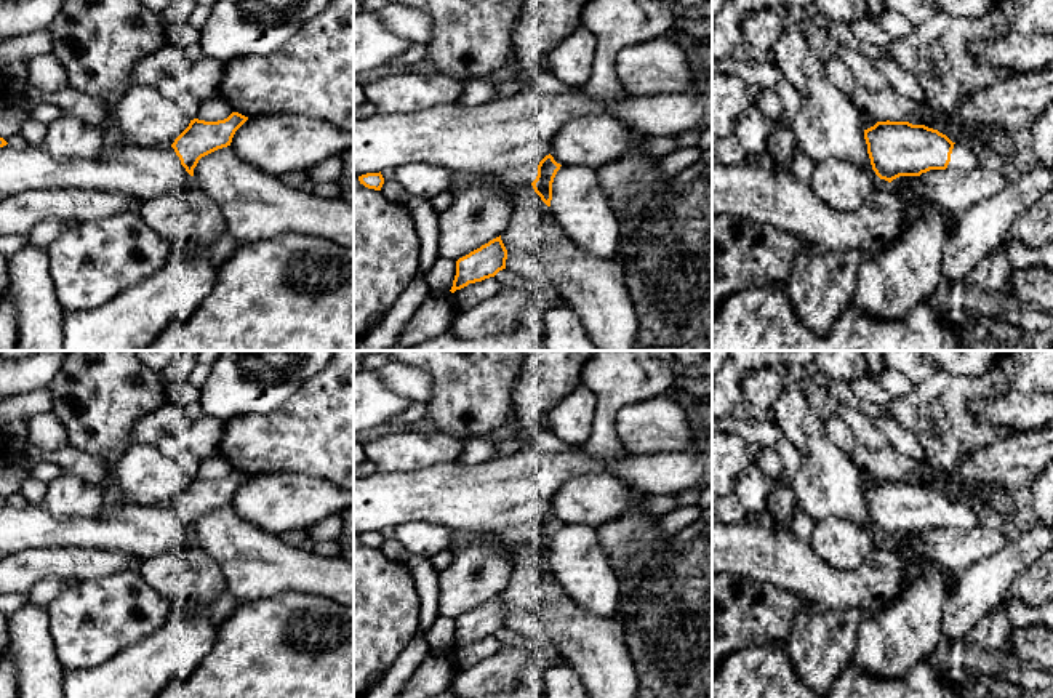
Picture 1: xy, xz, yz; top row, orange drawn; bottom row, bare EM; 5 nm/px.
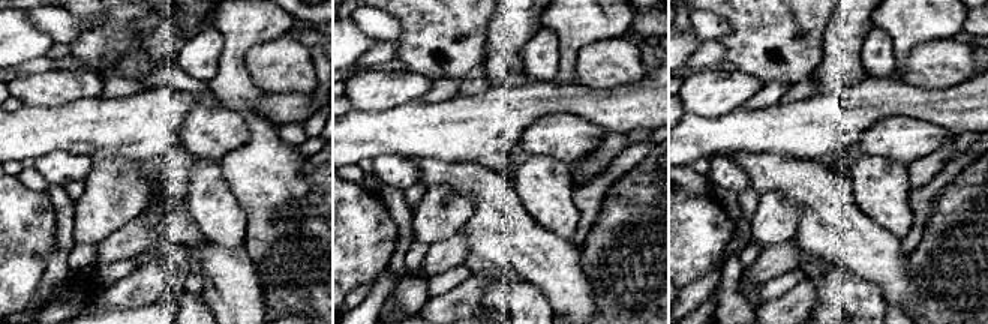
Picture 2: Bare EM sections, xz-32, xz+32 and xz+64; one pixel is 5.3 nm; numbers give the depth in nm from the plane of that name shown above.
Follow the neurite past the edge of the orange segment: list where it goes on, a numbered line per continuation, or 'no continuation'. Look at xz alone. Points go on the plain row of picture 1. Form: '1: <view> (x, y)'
no continuation

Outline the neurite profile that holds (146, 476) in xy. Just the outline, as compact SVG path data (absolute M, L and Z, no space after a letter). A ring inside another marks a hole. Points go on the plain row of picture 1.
M130 445L114 467L114 482L126 504L171 506L190 477L155 445Z

